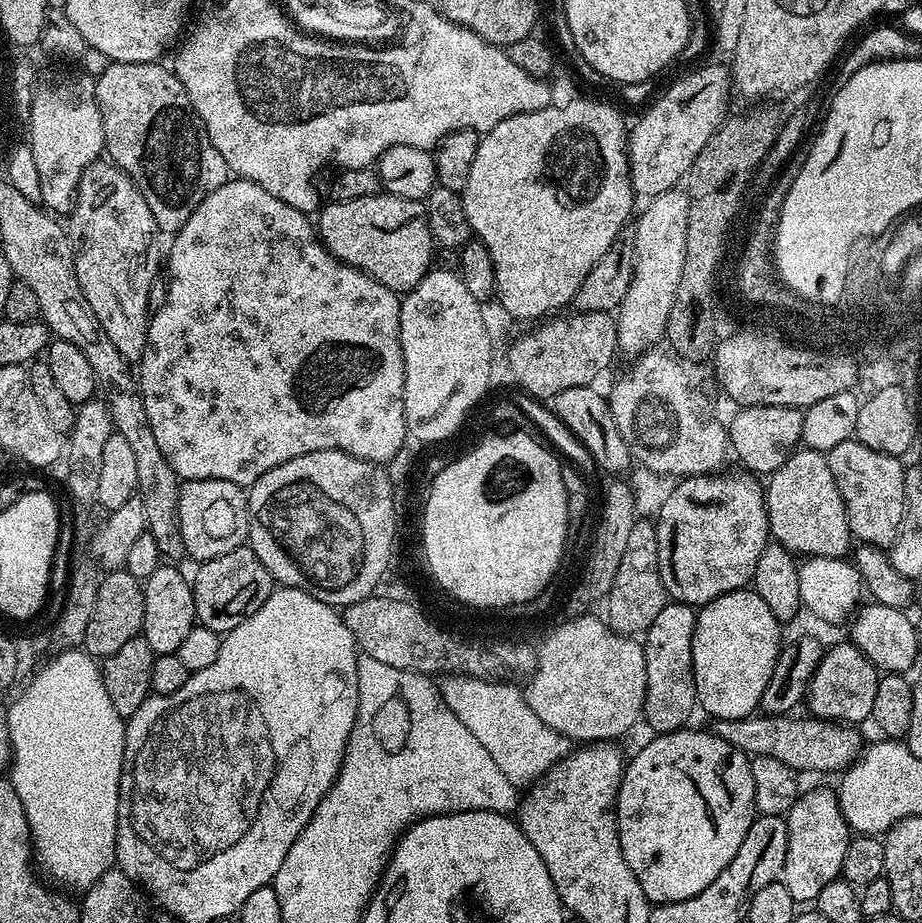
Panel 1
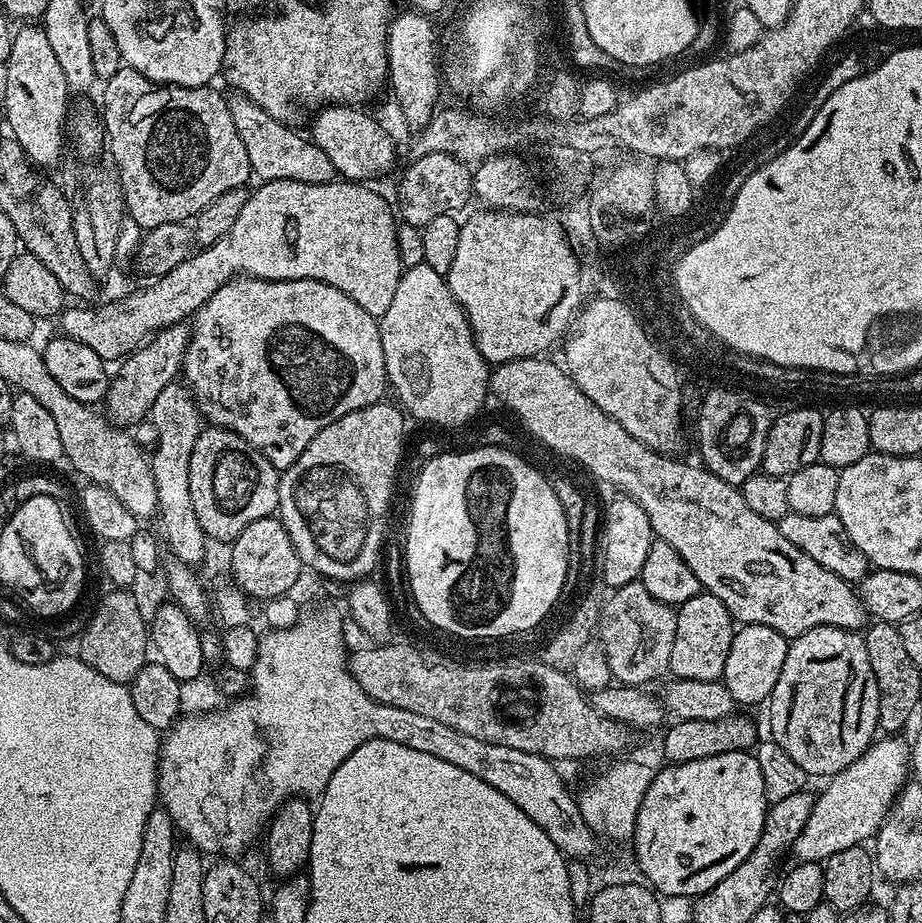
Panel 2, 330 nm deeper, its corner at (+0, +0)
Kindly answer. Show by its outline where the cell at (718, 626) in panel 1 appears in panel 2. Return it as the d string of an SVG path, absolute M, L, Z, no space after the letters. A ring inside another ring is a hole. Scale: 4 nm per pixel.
M745 624L735 629L730 654L726 654L722 682L737 705L763 705L767 701L774 690L774 682L778 682L778 674L782 674L782 662L786 662L789 643L789 637L778 634L778 630L765 624Z

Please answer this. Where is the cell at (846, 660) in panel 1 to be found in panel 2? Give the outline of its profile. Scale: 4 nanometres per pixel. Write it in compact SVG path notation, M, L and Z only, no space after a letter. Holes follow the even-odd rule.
M820 624L806 630L789 643L786 662L782 662L782 674L774 682L774 690L768 695L768 724L772 727L771 739L776 741L809 777L831 778L846 770L878 736L878 682L874 670L870 670L870 654L859 631L851 628L835 628Z

